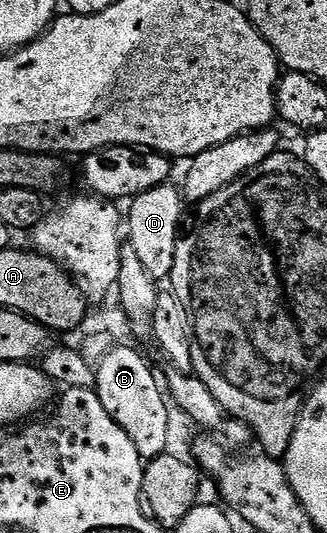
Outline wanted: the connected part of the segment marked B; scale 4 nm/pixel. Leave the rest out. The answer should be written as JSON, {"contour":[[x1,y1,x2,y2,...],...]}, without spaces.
{"contour":[[123,346,113,349,96,369,94,390,102,406,106,406,106,414,110,414,110,418,114,418,114,422,118,422,122,430,126,430,130,442,134,442,140,452,141,460,147,462,169,451,168,439,172,436,172,424,168,421,170,404,162,391,161,381,160,384,156,381,156,376,152,373,151,366,144,361,142,353]]}

